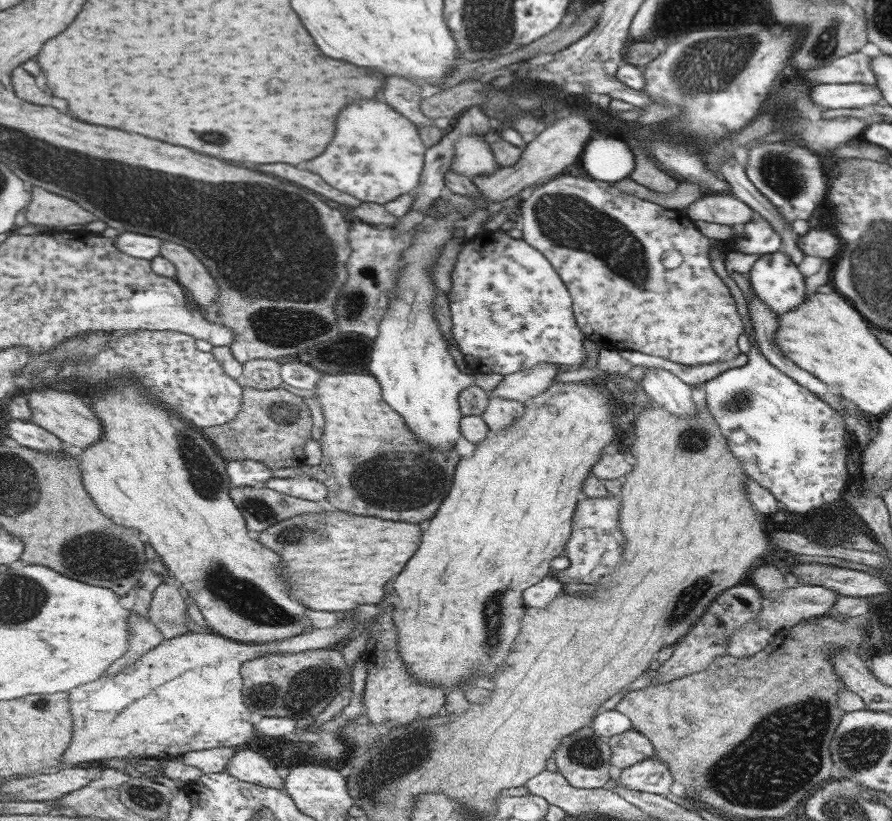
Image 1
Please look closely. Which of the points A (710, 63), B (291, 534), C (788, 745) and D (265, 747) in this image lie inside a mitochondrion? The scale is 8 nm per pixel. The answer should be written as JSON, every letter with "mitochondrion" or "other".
{"A":"mitochondrion","B":"mitochondrion","C":"mitochondrion","D":"other"}

